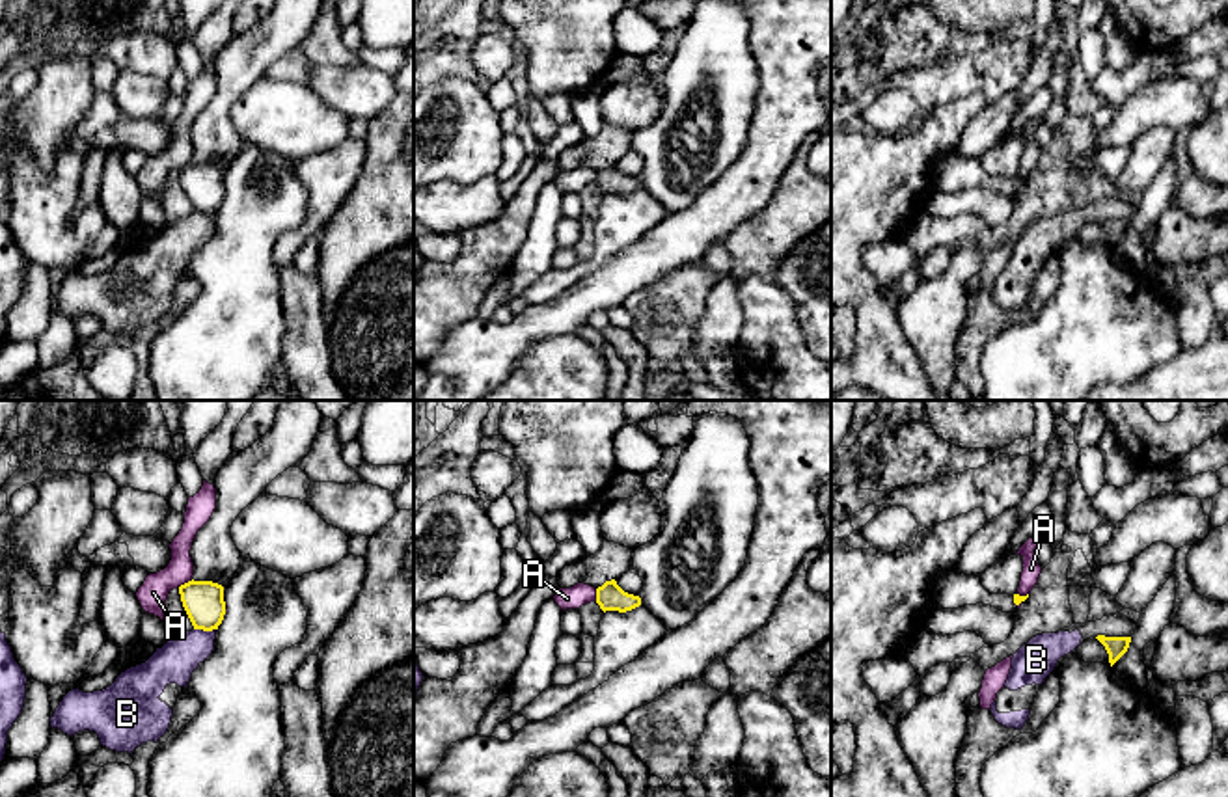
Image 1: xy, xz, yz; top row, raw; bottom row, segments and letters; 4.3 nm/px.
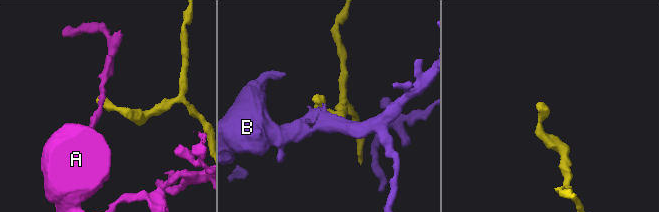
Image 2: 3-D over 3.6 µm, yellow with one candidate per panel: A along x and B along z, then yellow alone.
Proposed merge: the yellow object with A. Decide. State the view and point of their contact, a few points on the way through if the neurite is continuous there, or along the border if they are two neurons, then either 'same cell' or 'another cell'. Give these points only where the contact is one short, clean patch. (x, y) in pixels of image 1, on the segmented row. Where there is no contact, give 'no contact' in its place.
meets yellow in xy at (185, 583); border along xy (192, 580), (179, 587); another cell

